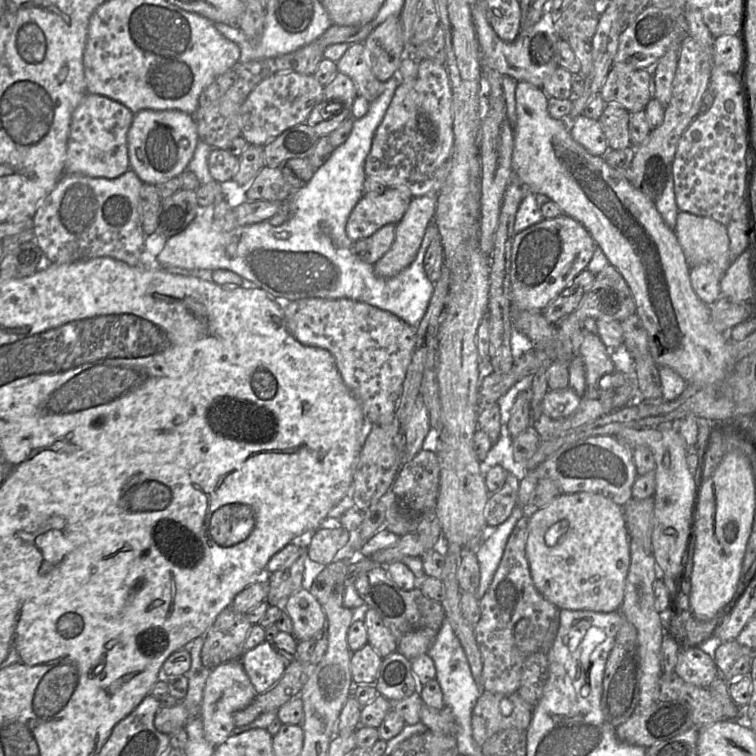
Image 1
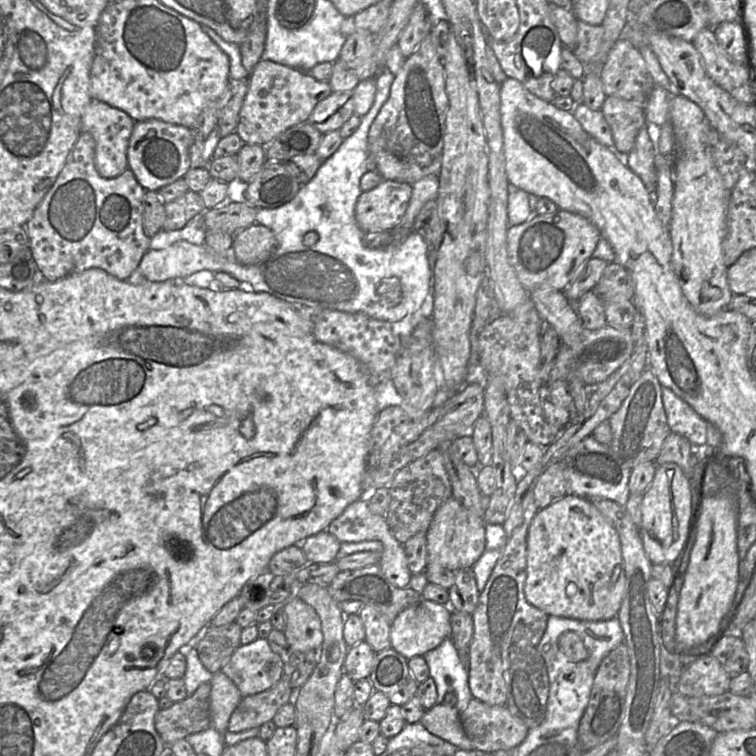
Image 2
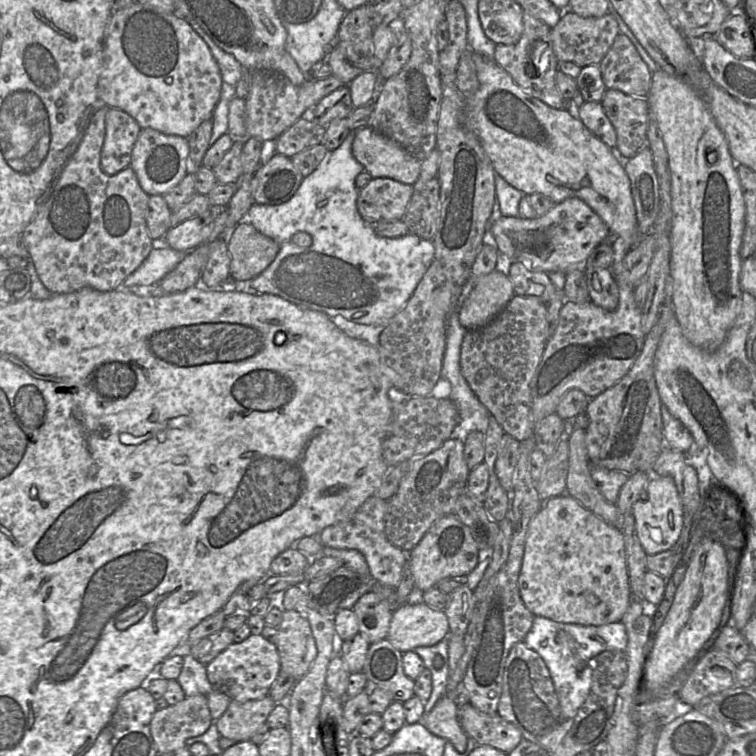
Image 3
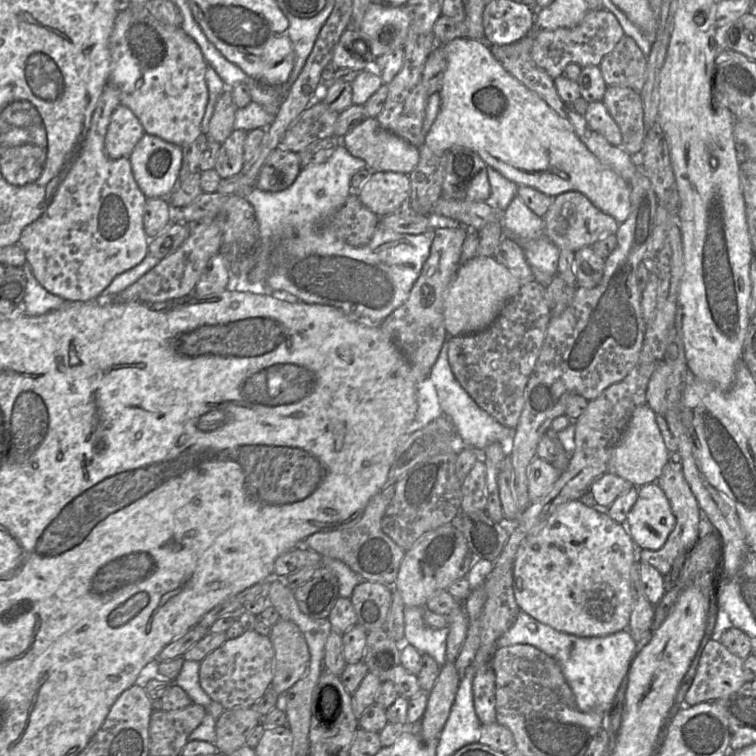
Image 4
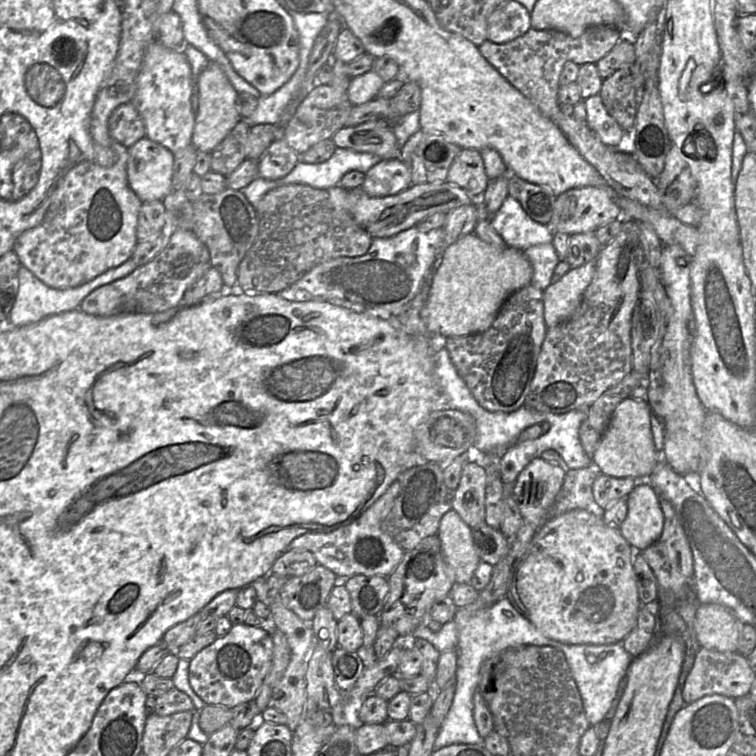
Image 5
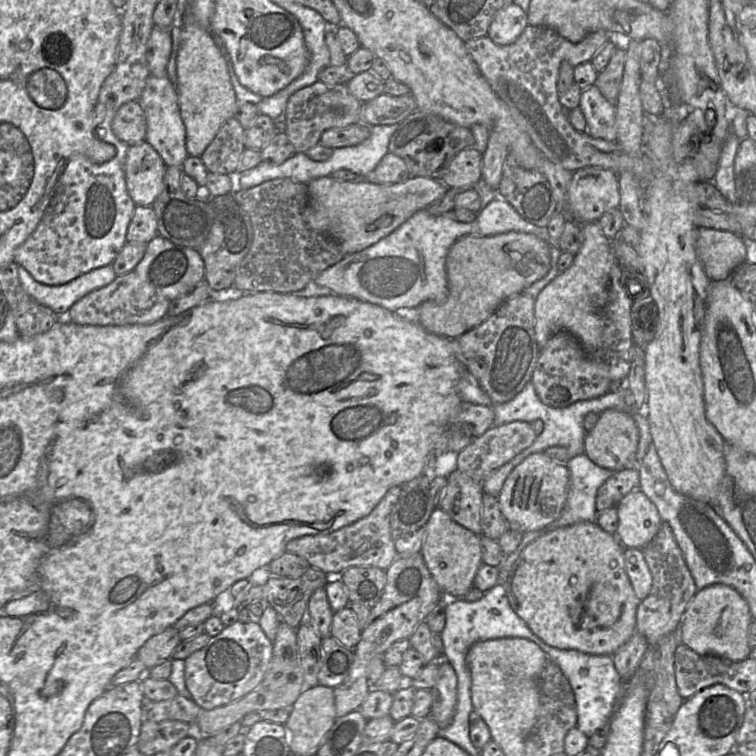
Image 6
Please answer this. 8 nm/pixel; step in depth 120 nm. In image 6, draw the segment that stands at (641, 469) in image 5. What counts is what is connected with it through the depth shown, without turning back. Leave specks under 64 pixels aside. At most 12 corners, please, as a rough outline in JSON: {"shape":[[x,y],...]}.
{"shape":[[616,409],[598,415],[584,453],[613,472],[636,468],[639,430]]}

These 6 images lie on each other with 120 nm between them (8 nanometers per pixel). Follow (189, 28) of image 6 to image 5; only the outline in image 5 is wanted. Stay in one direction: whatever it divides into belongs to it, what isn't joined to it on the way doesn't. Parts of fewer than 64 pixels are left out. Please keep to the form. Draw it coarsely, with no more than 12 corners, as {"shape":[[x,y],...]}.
{"shape":[[210,62],[195,78],[191,143],[211,153],[241,118],[238,93]]}

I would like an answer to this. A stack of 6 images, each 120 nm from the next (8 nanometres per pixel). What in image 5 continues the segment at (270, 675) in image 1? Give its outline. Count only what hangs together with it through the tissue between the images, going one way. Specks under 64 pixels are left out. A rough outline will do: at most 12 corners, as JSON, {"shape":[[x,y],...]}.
{"shape":[[234,625],[189,660],[207,704],[255,699],[273,661],[268,631]]}

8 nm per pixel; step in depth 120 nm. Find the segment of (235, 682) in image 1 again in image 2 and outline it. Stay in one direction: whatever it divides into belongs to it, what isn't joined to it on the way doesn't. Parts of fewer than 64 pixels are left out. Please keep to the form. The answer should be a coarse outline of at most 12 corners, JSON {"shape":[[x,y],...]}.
{"shape":[[222,671],[210,685],[211,727],[223,735],[243,696]]}

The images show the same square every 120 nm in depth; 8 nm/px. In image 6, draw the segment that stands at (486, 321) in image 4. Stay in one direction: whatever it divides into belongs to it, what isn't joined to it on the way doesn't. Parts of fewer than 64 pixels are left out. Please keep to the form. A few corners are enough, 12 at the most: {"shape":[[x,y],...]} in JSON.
{"shape":[[467,235],[446,257],[448,297],[418,307],[456,339],[550,269],[550,244]]}

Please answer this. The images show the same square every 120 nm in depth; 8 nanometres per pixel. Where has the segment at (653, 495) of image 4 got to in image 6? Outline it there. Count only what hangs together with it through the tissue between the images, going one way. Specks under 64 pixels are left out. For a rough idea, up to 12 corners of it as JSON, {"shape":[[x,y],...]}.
{"shape":[[639,489],[616,505],[616,537],[643,549],[661,518]]}

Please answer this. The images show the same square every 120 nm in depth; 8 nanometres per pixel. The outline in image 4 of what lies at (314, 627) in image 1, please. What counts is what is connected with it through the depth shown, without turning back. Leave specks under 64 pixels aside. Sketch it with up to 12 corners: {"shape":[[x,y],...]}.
{"shape":[[279,618],[271,688],[283,694],[308,672],[303,633]]}

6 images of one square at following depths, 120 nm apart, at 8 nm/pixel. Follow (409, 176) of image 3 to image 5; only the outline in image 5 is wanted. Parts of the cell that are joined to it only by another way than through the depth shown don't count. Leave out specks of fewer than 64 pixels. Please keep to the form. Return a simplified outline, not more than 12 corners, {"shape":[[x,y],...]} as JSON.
{"shape":[[391,122],[344,126],[336,147],[398,158],[401,146]]}

